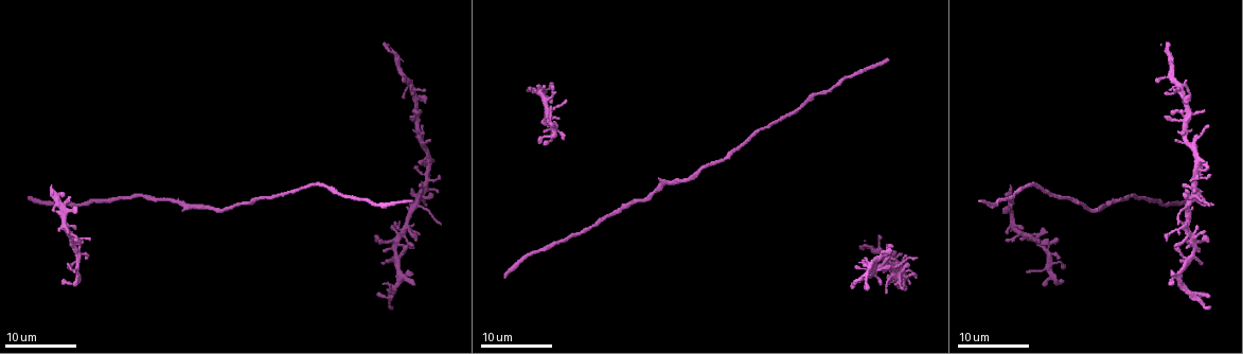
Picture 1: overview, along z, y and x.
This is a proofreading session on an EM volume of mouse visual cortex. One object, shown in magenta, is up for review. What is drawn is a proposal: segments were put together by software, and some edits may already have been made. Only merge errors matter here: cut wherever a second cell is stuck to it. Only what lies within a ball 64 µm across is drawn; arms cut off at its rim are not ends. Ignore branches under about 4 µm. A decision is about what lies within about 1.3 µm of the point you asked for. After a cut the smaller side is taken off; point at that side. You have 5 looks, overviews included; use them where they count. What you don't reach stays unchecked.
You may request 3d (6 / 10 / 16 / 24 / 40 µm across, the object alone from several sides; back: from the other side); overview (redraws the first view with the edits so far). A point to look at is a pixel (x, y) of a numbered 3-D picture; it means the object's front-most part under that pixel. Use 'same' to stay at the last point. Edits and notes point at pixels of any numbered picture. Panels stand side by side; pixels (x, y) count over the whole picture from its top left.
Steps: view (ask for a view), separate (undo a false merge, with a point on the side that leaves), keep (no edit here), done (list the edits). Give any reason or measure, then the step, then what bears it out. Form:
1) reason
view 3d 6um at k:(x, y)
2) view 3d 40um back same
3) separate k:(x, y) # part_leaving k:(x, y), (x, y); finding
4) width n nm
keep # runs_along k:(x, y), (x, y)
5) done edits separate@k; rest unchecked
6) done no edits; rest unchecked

view 3d 24um at 1:(74, 249)

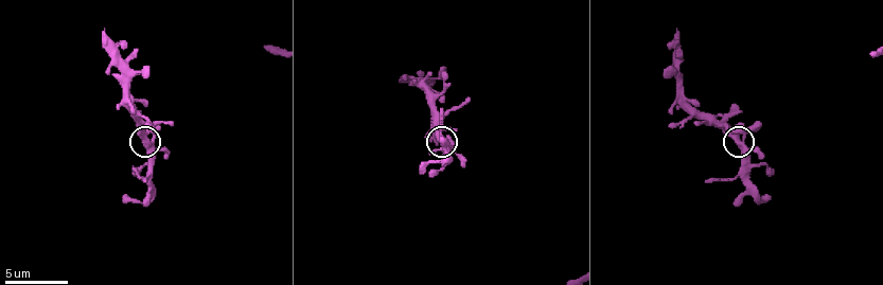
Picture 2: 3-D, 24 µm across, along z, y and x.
closer look
view 3d 10um at 2:(735, 139)

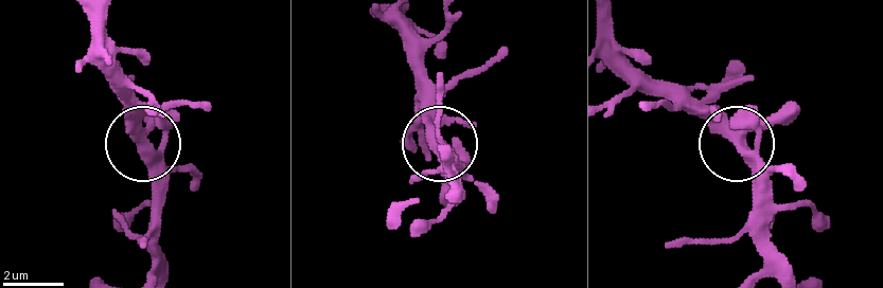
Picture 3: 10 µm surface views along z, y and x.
width 620 nm
keep # continuous, no second cell

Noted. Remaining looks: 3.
four arms meet
view 3d 16um at 1:(388, 296)

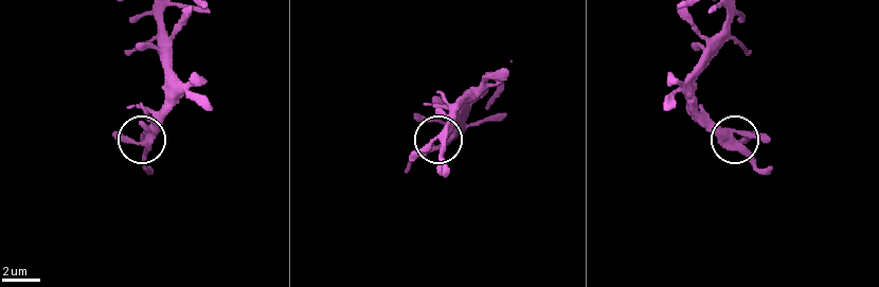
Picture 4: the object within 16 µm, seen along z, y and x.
view 3d 10um at 4:(734, 144)

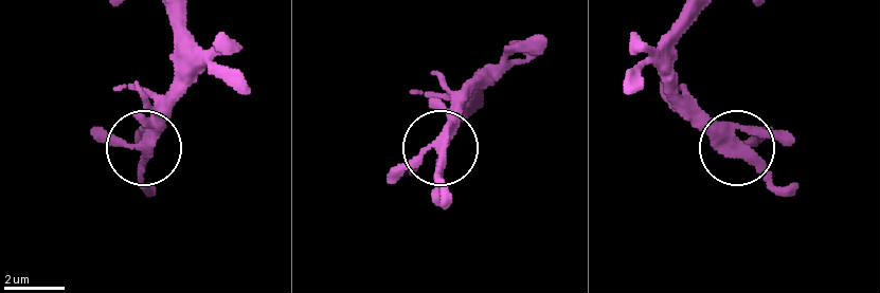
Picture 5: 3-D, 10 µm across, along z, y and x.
keep # continuous, no second cell

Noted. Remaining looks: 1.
done no edits; rest unchecked

